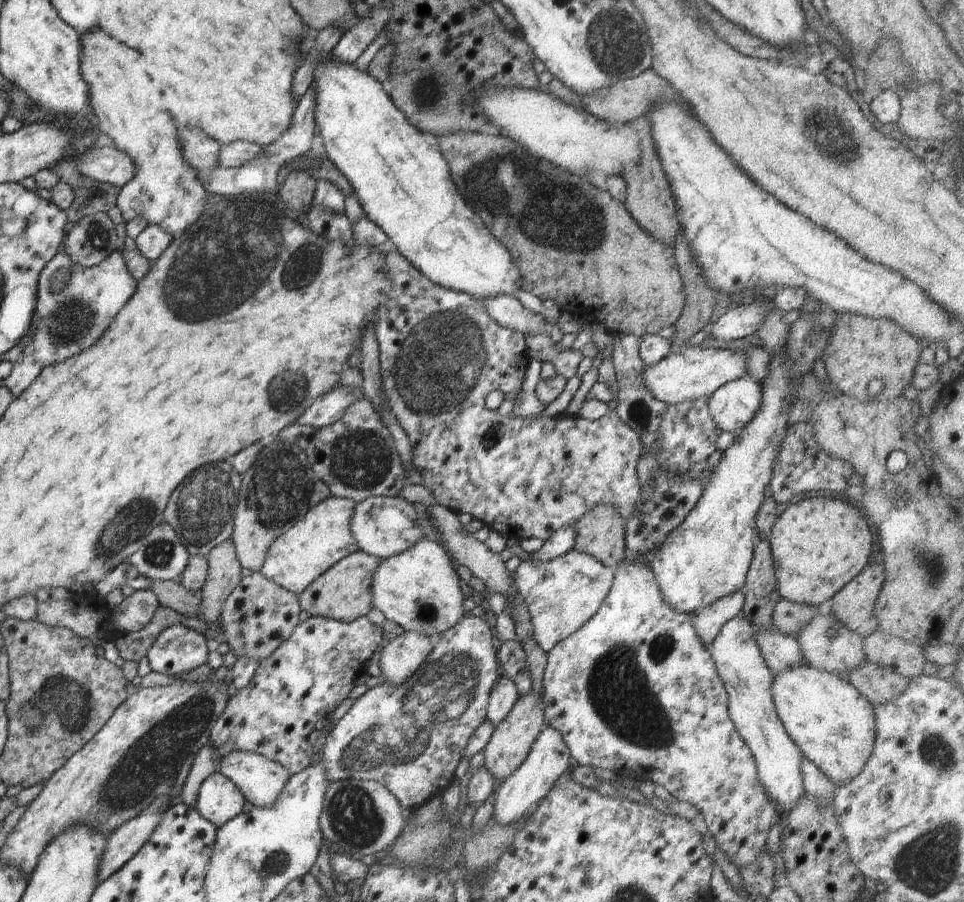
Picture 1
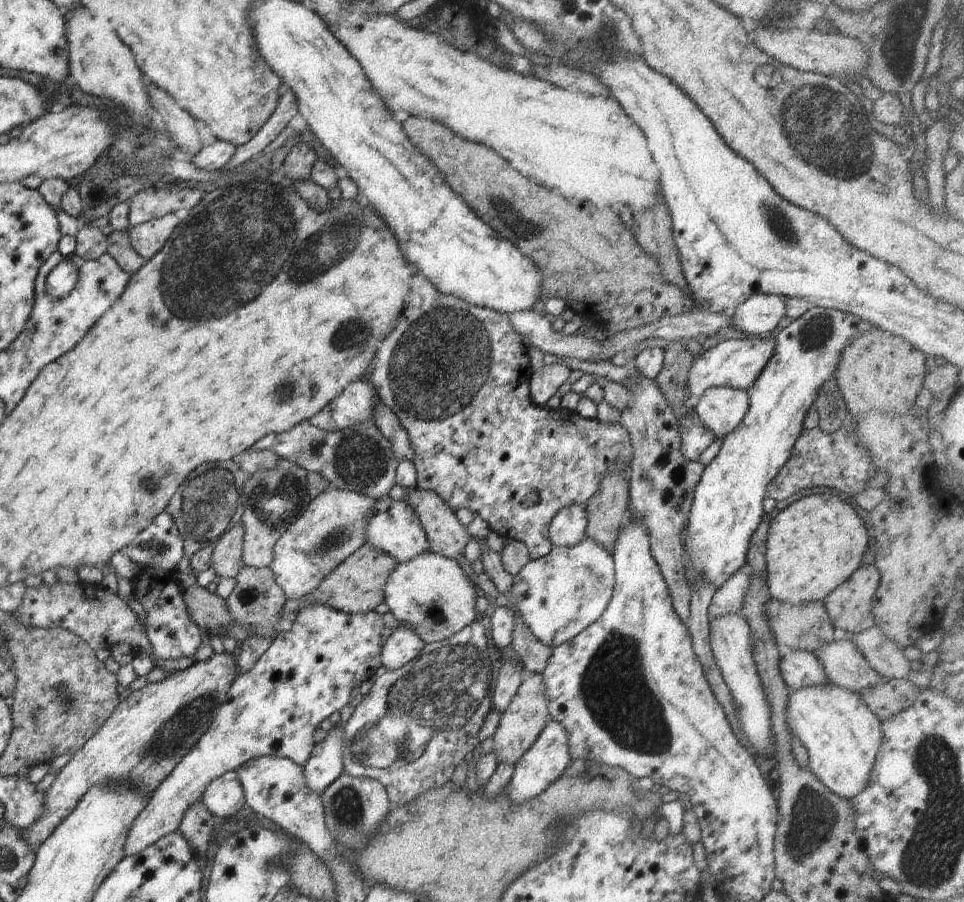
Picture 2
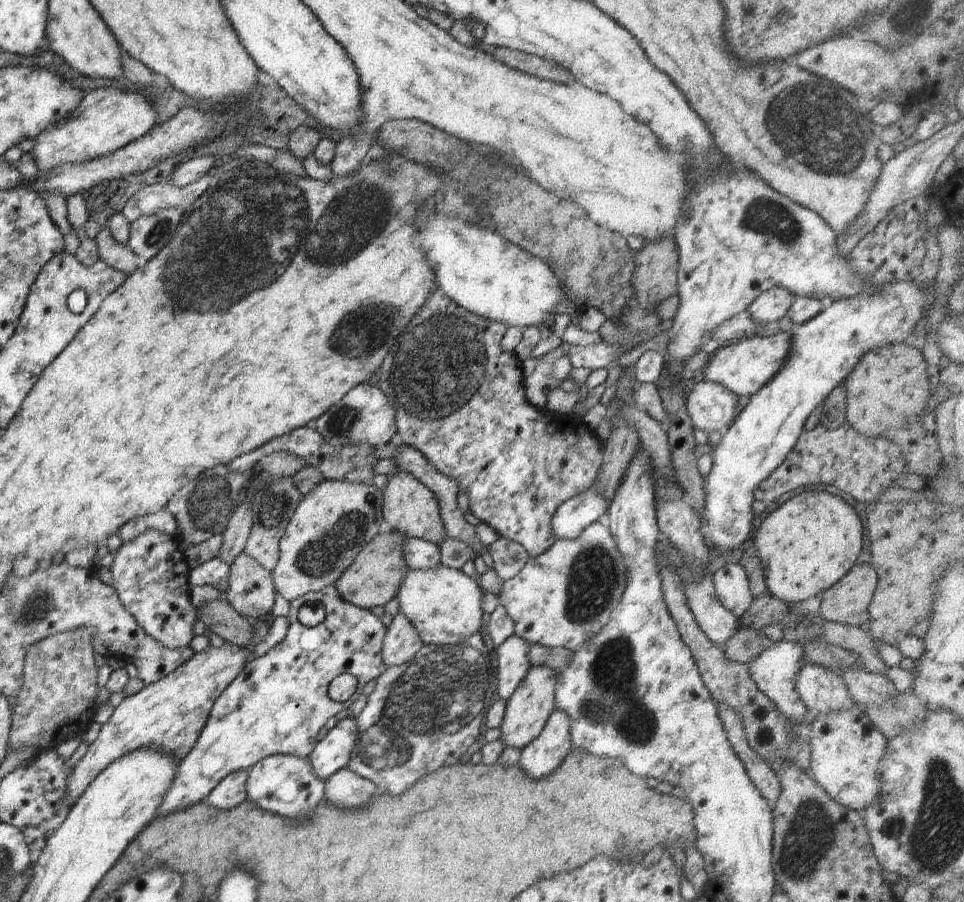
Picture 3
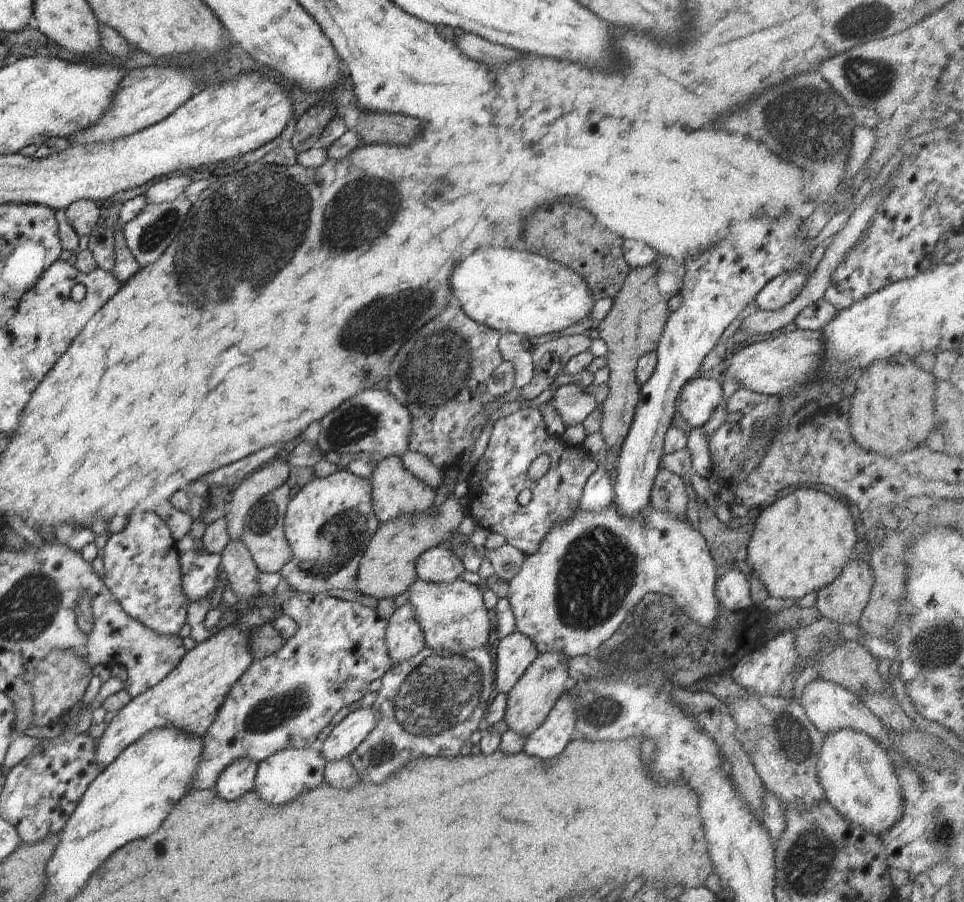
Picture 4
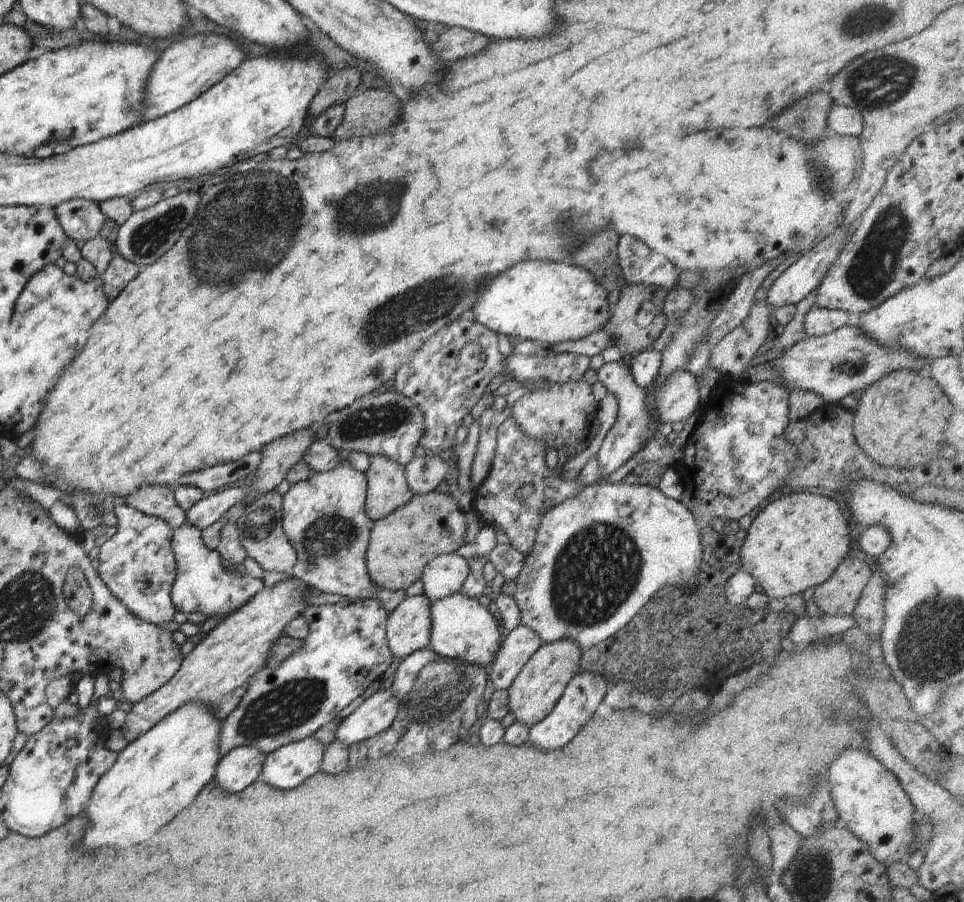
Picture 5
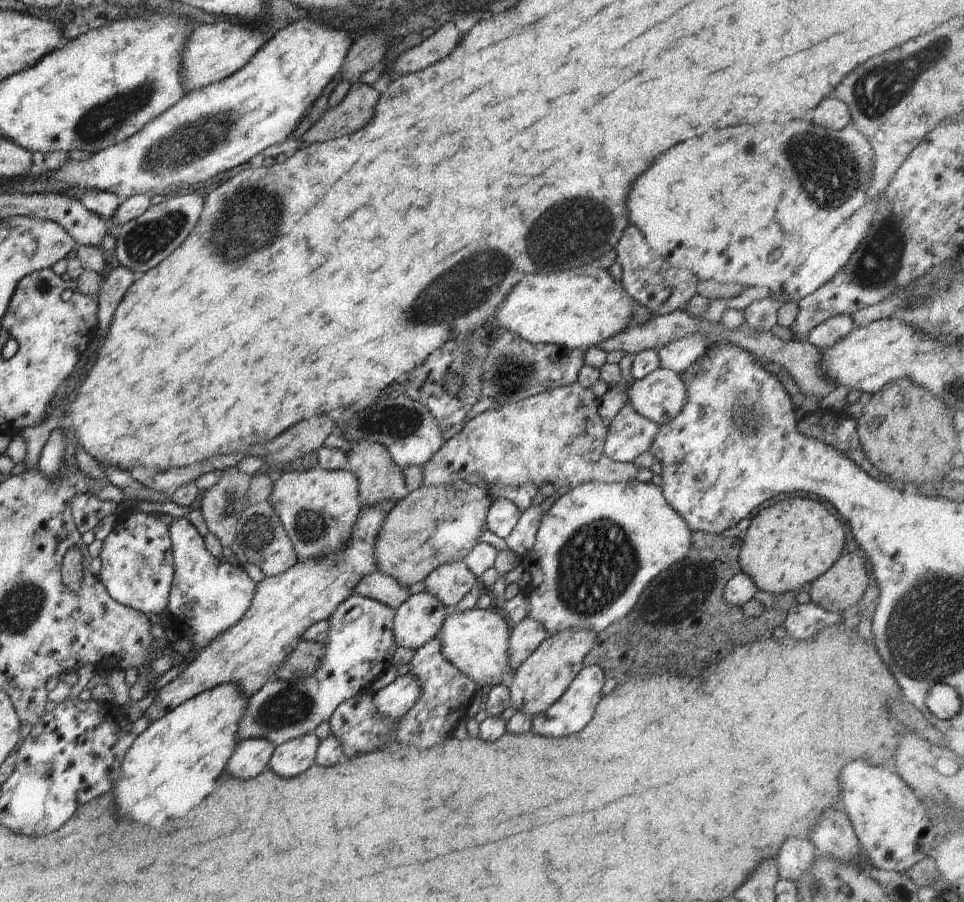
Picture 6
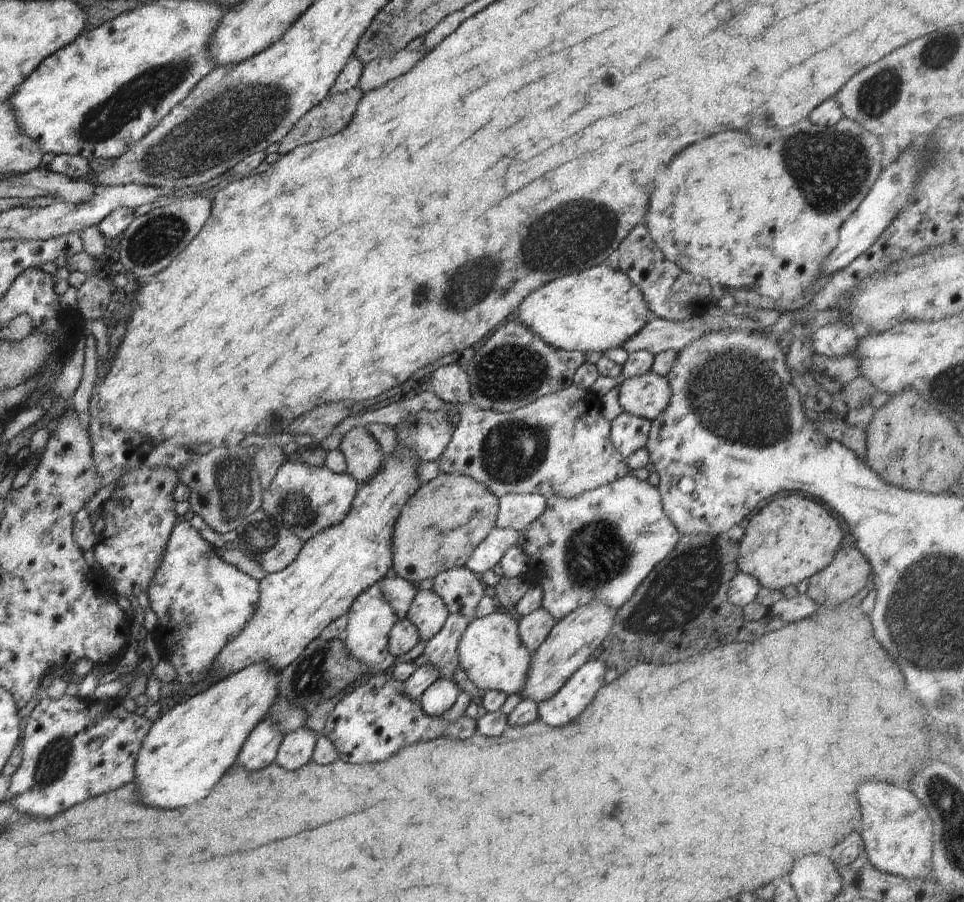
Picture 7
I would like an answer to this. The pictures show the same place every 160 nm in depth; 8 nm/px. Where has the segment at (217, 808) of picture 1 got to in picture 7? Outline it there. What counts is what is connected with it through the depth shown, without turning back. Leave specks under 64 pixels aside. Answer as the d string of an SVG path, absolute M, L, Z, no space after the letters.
M268 715L264 717L248 735L240 749L236 763L246 770L260 770L275 762L283 732L276 721Z

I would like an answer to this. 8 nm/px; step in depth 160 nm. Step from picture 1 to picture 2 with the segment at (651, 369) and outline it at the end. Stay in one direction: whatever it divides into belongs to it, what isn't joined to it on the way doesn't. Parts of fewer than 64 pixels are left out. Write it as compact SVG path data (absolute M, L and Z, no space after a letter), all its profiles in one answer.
M740 336L736 339L720 340L716 346L702 351L692 360L687 378L687 389L691 394L691 401L696 401L709 388L732 387L748 390L768 364L769 358L774 354L775 346L773 338Z

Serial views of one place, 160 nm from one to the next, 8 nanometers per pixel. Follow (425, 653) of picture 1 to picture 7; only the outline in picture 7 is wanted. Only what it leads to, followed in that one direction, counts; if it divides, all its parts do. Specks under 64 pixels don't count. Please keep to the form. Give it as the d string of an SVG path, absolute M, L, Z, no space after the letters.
M433 589L418 590L406 619L418 629L419 637L428 642L435 634L442 630L449 610Z

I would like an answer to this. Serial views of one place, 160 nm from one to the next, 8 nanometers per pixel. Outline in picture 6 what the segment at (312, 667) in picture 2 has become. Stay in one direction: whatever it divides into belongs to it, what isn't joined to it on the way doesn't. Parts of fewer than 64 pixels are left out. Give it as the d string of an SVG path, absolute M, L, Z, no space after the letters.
M350 595L336 607L328 620L329 633L324 642L324 654L315 673L304 677L301 681L286 682L278 678L270 679L258 692L255 692L247 700L247 709L239 720L238 741L266 738L277 747L283 742L313 733L323 720L330 720L334 709L342 702L358 693L370 691L374 678L391 664L393 654L398 647L393 635L394 617L395 610L389 606L360 595Z

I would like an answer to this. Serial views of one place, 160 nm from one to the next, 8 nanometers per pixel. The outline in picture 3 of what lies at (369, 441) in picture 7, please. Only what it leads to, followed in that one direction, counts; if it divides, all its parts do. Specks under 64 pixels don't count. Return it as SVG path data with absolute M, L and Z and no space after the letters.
M397 464L395 466L398 470L394 474L386 475L387 483L381 490L383 494L381 513L384 528L400 531L408 537L420 537L435 542L439 546L439 542L443 541L446 536L446 531L441 519L437 498L413 474L400 469Z

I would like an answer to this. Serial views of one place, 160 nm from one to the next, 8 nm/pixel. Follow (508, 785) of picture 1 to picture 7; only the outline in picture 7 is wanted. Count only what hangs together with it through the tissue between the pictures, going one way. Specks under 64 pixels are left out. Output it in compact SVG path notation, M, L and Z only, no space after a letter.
M599 660L583 664L554 696L537 704L539 719L554 728L574 721L601 689L606 670Z

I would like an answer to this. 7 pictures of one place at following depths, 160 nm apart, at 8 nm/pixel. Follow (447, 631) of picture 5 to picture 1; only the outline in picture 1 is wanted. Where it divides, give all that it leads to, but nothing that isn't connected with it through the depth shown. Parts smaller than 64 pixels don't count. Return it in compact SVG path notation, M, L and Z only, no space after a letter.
M428 538L395 557L383 559L374 571L371 593L373 607L386 619L399 624L404 631L422 633L429 638L437 638L466 616L457 568L440 544Z

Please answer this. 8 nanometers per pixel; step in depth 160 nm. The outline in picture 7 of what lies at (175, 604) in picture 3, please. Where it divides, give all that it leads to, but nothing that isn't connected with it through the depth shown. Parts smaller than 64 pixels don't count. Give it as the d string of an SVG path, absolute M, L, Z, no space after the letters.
M138 467L127 470L116 482L112 496L99 512L105 528L93 546L95 563L110 574L118 598L135 602L139 590L147 590L160 564L170 533L176 524L174 491L180 481L171 467Z

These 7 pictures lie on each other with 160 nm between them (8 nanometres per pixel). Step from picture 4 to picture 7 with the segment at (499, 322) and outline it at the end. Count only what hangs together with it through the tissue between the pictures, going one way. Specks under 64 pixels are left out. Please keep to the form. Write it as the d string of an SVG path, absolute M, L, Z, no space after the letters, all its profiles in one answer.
M602 263L579 273L566 274L531 292L517 308L515 317L553 347L565 351L595 350L604 353L610 348L620 347L625 340L640 332L653 314L640 289L630 282L626 274Z

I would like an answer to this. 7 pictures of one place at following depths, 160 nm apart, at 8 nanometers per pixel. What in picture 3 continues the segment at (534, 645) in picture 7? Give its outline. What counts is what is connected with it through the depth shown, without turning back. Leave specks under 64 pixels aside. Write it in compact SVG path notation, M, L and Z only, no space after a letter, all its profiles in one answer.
M514 634L494 651L498 670L498 685L495 690L498 698L507 701L530 670L529 644Z

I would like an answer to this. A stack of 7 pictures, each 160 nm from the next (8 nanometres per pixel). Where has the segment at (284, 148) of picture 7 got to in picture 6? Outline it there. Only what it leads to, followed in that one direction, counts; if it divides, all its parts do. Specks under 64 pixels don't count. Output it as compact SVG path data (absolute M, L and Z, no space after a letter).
M367 82L351 85L348 94L336 106L327 109L302 135L304 145L321 143L360 130L372 117L380 93Z

